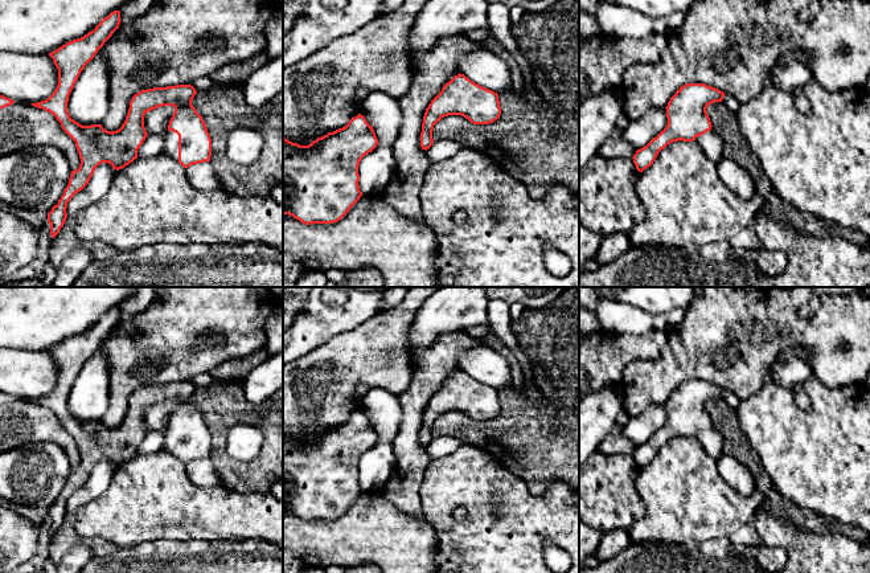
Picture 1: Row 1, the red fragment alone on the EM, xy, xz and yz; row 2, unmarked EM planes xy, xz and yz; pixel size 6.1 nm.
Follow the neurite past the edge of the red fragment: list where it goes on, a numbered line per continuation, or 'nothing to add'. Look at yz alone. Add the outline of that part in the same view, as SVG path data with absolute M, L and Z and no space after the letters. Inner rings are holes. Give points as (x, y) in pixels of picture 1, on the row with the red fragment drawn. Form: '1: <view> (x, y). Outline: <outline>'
1: yz (711, 144). Outline: M711 127L710 131L693 140L705 154L705 156L715 164L723 157L723 140Z

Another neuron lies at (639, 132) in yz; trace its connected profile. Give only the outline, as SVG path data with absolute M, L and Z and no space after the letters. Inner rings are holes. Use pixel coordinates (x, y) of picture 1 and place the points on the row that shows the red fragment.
M651 107L641 118L629 122L623 130L623 136L632 147L640 150L656 138L666 124L666 109Z

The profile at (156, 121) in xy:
M161 106L145 112L144 127L147 134L165 135L173 112L175 112L173 106Z

